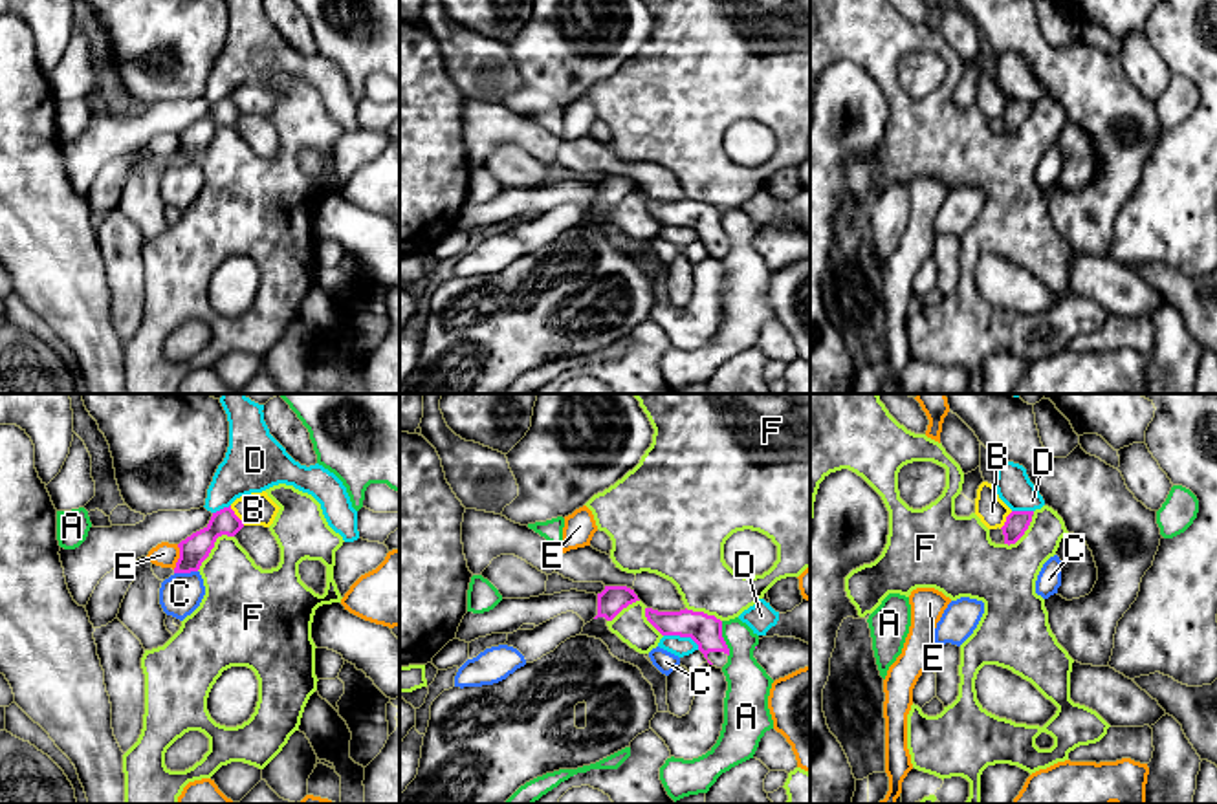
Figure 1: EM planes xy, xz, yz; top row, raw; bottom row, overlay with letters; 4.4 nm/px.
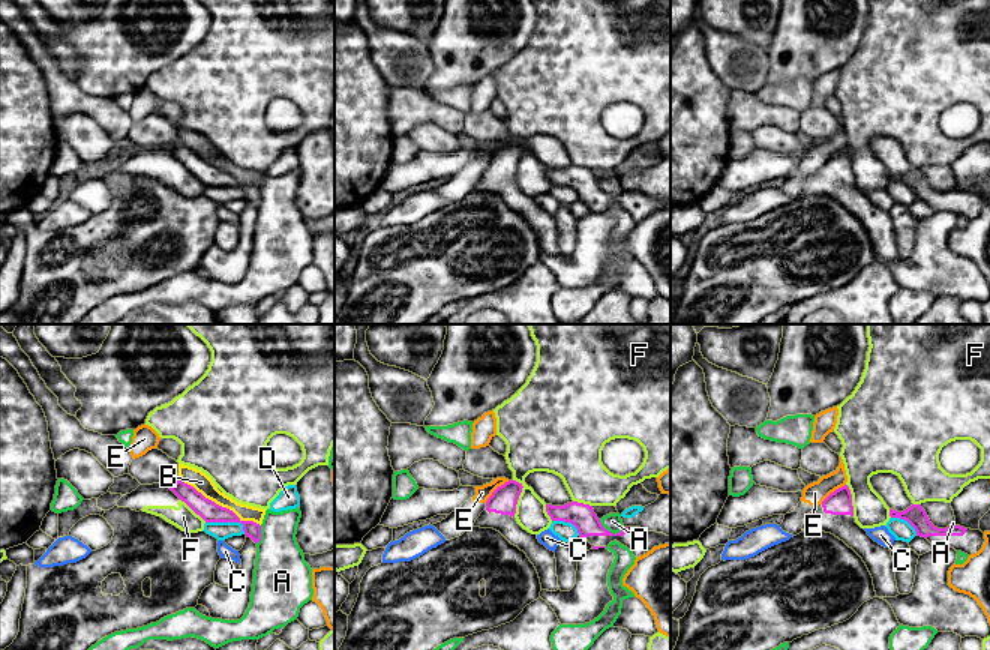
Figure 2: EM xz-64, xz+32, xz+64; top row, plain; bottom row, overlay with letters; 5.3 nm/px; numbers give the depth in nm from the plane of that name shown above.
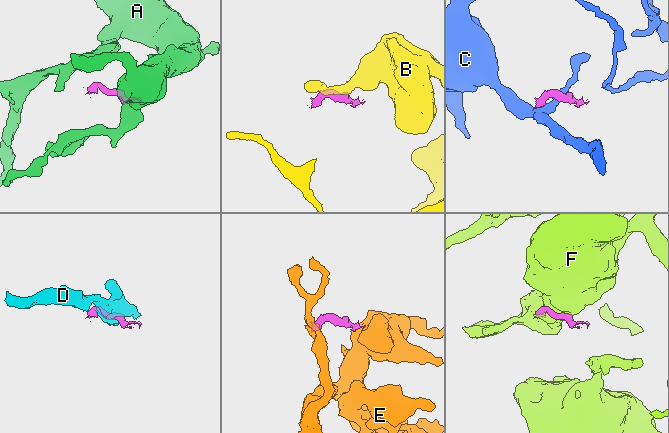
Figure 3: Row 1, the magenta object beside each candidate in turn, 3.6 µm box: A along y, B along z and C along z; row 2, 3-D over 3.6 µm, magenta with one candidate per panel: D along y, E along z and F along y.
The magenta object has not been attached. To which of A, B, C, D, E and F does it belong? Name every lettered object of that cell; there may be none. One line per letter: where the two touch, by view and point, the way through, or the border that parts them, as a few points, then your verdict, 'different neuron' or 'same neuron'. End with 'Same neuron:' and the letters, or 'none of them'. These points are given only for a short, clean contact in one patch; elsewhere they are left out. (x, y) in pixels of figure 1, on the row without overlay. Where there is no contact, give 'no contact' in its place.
A: contact xz (723, 229); border xz (721, 211), (721, 226), (728, 246); different neuron
B: contact xy (235, 105); border xy (230, 96), (244, 114); different neuron
C: contact xy (186, 162); border xy (197, 160), (175, 163); different neuron
D: contact xz (682, 226); border xz (664, 224), (688, 226), (699, 239); different neuron
E: contact xy (180, 147); different neuron
F: contact xy (213, 136); different neuron
Same neuron: none of them

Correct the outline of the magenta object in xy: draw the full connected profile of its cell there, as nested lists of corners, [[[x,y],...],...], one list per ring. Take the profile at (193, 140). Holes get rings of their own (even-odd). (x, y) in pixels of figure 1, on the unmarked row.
[[[229,97],[213,103],[209,114],[187,126],[178,134],[180,148],[176,152],[174,163],[198,161],[202,152],[209,147],[218,126],[235,126],[244,117],[242,110]]]

